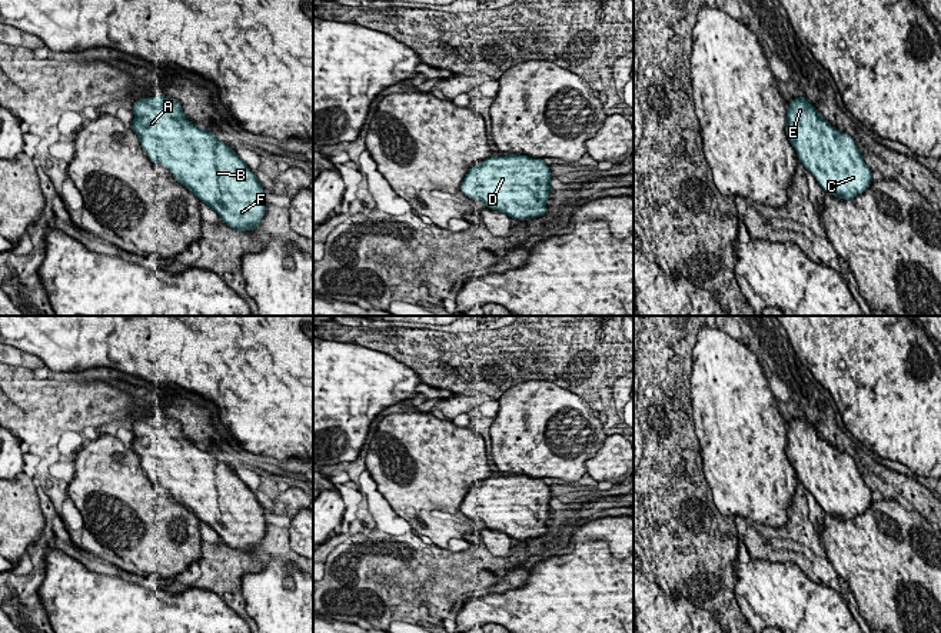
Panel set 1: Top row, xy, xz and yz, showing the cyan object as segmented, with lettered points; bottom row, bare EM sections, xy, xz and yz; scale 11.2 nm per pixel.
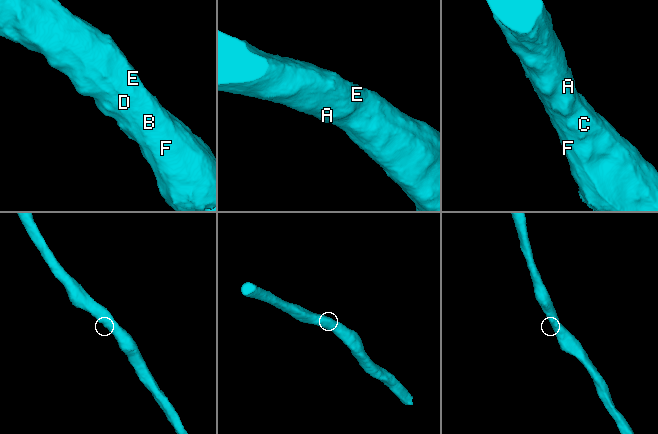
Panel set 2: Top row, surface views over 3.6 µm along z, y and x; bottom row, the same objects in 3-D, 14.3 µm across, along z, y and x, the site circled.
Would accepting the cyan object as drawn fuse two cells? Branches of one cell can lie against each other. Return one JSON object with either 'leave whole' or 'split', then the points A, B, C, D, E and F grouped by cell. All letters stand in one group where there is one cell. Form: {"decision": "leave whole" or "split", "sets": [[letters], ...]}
{"decision": "leave whole", "sets": [["A", "B", "C", "D", "E", "F"]]}

